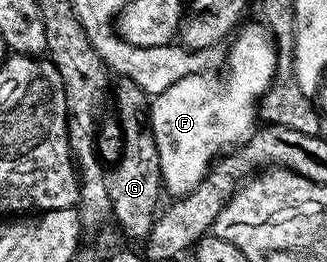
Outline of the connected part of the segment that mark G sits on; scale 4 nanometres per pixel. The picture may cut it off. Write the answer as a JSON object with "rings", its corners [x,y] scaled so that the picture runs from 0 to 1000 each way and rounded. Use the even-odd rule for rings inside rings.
{"rings":[[[379,298],[349,321],[346,393],[349,378],[364,485],[376,496],[376,595],[352,641],[327,653],[339,817],[394,908],[437,920],[489,817],[486,729],[492,744],[502,725],[486,588],[462,489],[462,397],[453,363],[419,321]]]}

